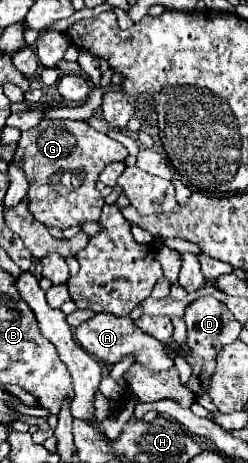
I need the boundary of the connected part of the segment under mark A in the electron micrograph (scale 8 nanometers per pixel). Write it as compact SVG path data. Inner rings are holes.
M96 313L88 321L84 321L80 327L76 327L74 337L84 351L88 351L90 355L94 355L96 359L104 363L118 363L124 355L134 355L138 363L142 363L144 367L152 371L162 371L174 365L174 359L168 355L166 347L160 341L146 335L144 331L140 331L130 317L114 317L108 313Z

